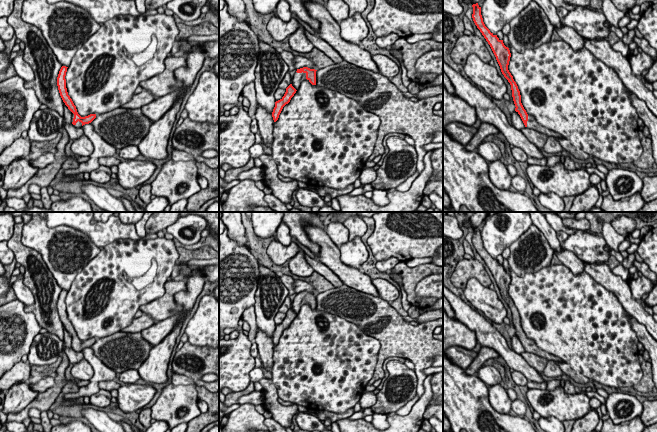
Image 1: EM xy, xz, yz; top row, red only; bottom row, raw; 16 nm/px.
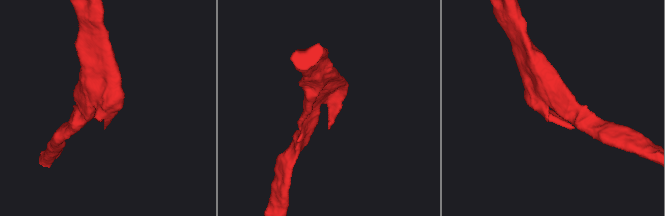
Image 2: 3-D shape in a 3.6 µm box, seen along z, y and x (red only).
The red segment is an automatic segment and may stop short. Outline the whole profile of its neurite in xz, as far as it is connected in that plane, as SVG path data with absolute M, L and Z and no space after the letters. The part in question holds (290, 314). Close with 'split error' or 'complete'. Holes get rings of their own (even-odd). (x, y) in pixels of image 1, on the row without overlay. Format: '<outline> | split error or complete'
M308 291L297 293L292 302L291 308L286 312L284 320L275 326L275 331L272 336L274 346L278 344L283 331L290 326L291 322L304 304L307 303L312 309L316 309L316 295L317 294Z | split error

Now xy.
M66 290L61 291L57 301L57 310L63 326L68 331L68 333L72 336L73 350L75 350L76 352L81 352L85 348L91 347L96 342L96 338L90 338L85 341L81 341L78 338L76 330L74 329L72 323L68 319L67 312L66 312L65 300L66 300L67 292L68 291Z | split error

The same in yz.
M478 227L473 228L472 231L473 231L473 238L472 238L473 245L477 250L477 252L482 257L482 259L484 260L484 262L486 263L486 265L488 266L488 268L490 269L496 281L496 284L500 290L502 298L511 309L512 321L516 331L515 335L520 339L525 351L529 353L534 353L540 357L547 359L548 361L563 362L559 357L556 357L540 349L535 344L534 340L526 336L521 327L521 319L518 310L514 305L513 300L508 294L508 289L511 281L509 272L504 269L503 264L500 264L497 261L497 259L491 257L490 254L485 250L481 239L481 231L478 229Z | split error

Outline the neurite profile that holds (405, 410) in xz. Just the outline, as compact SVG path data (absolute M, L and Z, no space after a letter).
M416 394L416 396L412 400L410 400L404 407L402 407L402 408L400 408L399 410L396 411L397 415L405 416L405 415L409 414L413 405L415 404L415 402L418 399L419 399L419 397Z

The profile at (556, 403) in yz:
M560 385L553 391L528 389L526 397L540 417L553 416L561 422L584 417L591 409L590 398L583 393L567 394Z

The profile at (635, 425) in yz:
M640 416L621 424L614 424L609 418L603 421L601 432L642 432L645 429Z

